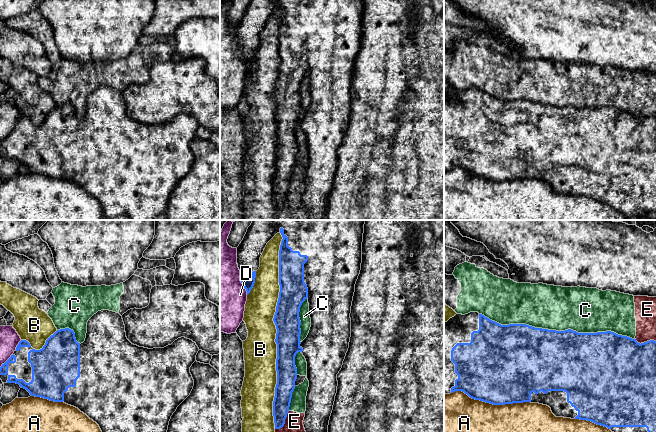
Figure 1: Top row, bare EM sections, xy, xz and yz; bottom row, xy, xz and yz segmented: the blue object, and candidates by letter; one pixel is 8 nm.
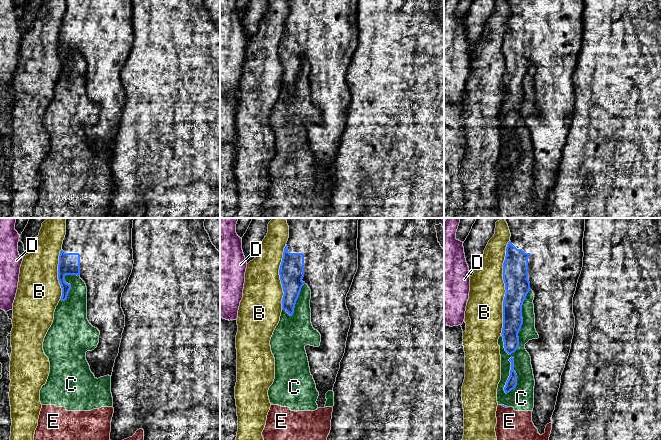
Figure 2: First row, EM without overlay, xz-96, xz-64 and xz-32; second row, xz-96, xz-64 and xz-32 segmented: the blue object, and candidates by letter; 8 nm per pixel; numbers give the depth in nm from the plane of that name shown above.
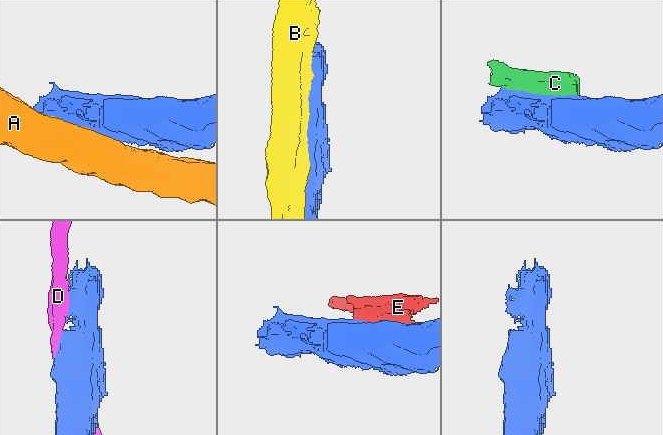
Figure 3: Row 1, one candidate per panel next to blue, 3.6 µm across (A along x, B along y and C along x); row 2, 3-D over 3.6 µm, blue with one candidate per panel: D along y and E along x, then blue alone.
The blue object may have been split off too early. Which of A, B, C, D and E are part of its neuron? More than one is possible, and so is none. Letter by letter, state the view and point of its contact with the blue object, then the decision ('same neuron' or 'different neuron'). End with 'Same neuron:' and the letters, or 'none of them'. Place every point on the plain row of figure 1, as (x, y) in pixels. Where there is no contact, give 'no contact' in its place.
A: yz (491, 179) | different neuron
B: xz (277, 106) | different neuron
C: yz (557, 107) | different neuron
D: xz (241, 58) | different neuron
E: xz (284, 198) | different neuron
Same neuron: none of them

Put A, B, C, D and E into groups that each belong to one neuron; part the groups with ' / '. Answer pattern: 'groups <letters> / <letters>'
groups A / B / C E / D

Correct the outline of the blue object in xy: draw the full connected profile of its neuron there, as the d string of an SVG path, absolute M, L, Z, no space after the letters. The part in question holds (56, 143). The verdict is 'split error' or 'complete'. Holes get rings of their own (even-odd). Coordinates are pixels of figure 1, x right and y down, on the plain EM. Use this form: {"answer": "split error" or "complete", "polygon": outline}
{"answer": "split error", "polygon": "M101 86L88 96L86 114L81 120L69 104L57 106L40 126L21 116L11 133L0 143L0 155L3 159L19 160L31 172L78 184L99 201L106 219L126 216L130 220L153 220L165 214L171 192L193 165L190 143L196 137L198 127L196 119L185 113L164 124L148 125L134 121L126 113L122 92Z"}

